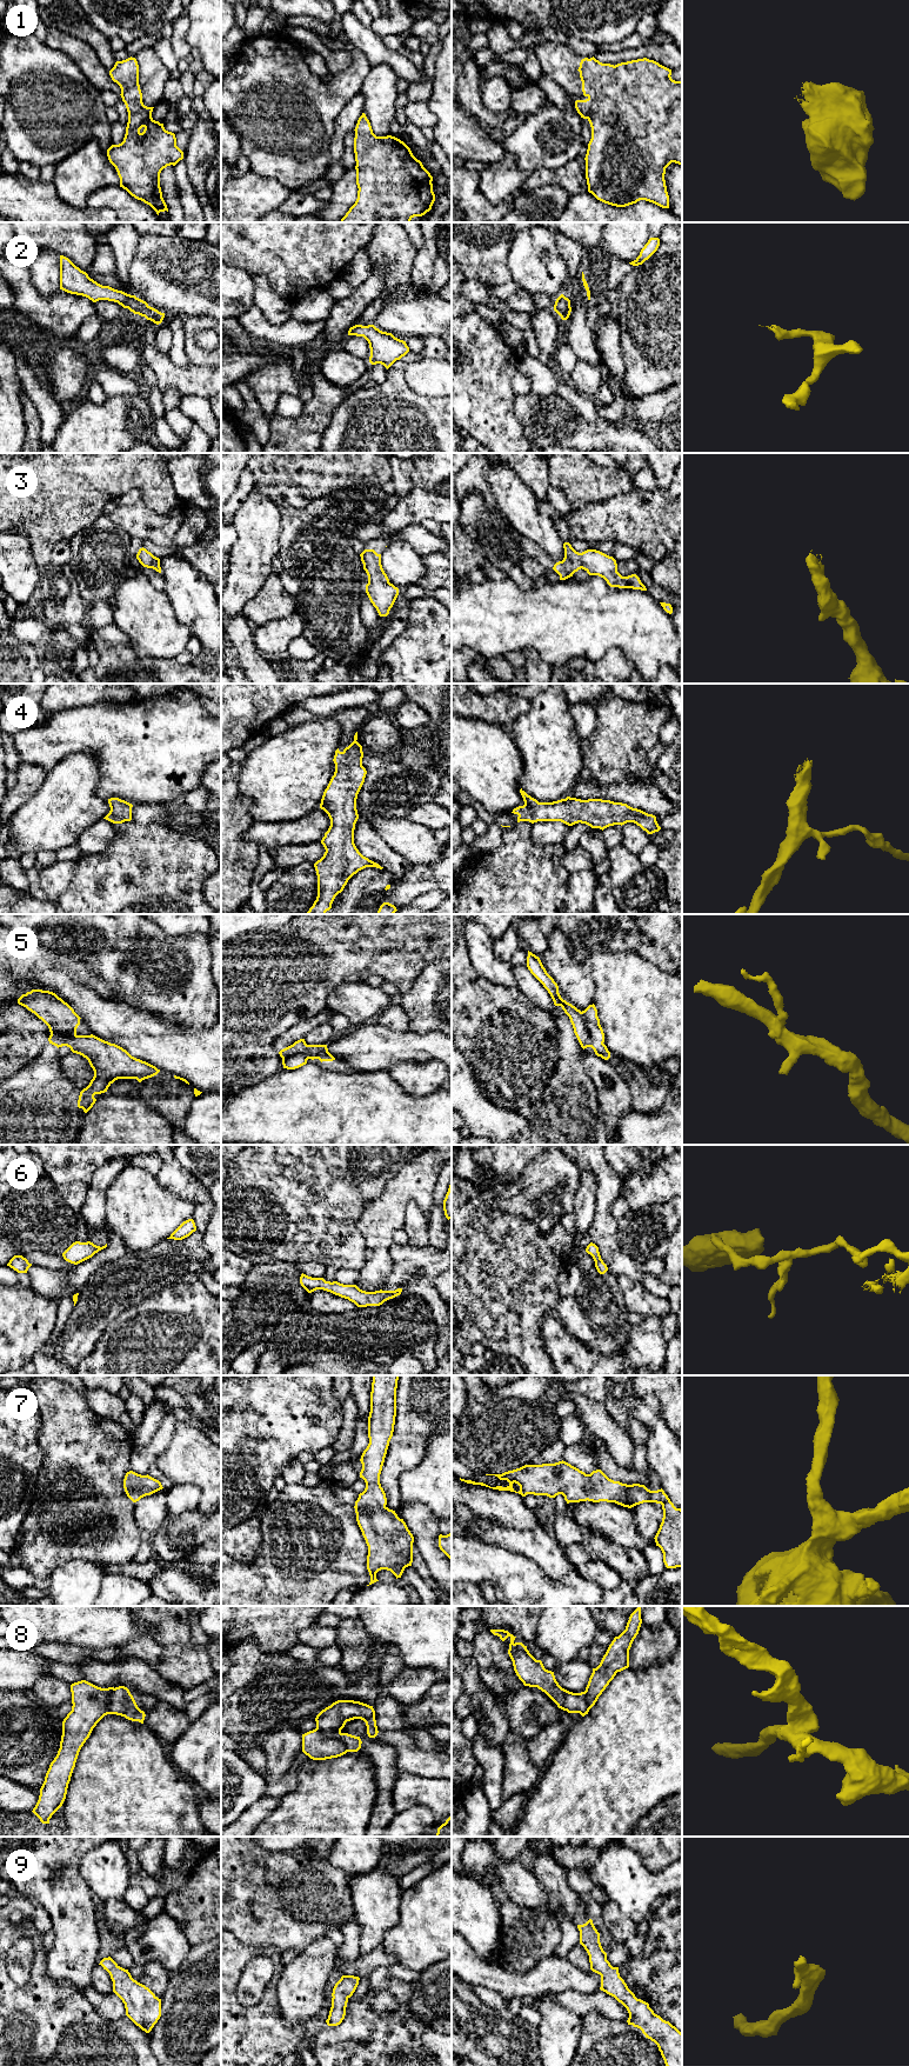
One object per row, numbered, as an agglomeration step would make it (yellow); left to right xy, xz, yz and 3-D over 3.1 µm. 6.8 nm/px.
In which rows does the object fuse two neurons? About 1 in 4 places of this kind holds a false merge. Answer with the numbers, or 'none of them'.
8

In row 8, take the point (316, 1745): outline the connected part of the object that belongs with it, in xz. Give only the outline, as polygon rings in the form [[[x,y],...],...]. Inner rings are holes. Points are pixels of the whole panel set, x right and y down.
[[[315,1728],[302,1734],[302,1752],[313,1760],[326,1760],[346,1754],[346,1745]]]

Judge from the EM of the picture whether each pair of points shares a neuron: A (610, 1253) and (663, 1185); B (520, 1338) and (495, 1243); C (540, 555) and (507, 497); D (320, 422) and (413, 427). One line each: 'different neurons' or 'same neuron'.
A: different neurons
B: same neuron
C: different neurons
D: different neurons

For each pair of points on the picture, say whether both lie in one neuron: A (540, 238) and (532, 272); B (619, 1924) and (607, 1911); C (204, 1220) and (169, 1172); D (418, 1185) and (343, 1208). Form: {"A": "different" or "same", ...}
{"A": "same", "B": "same", "C": "same", "D": "different"}

